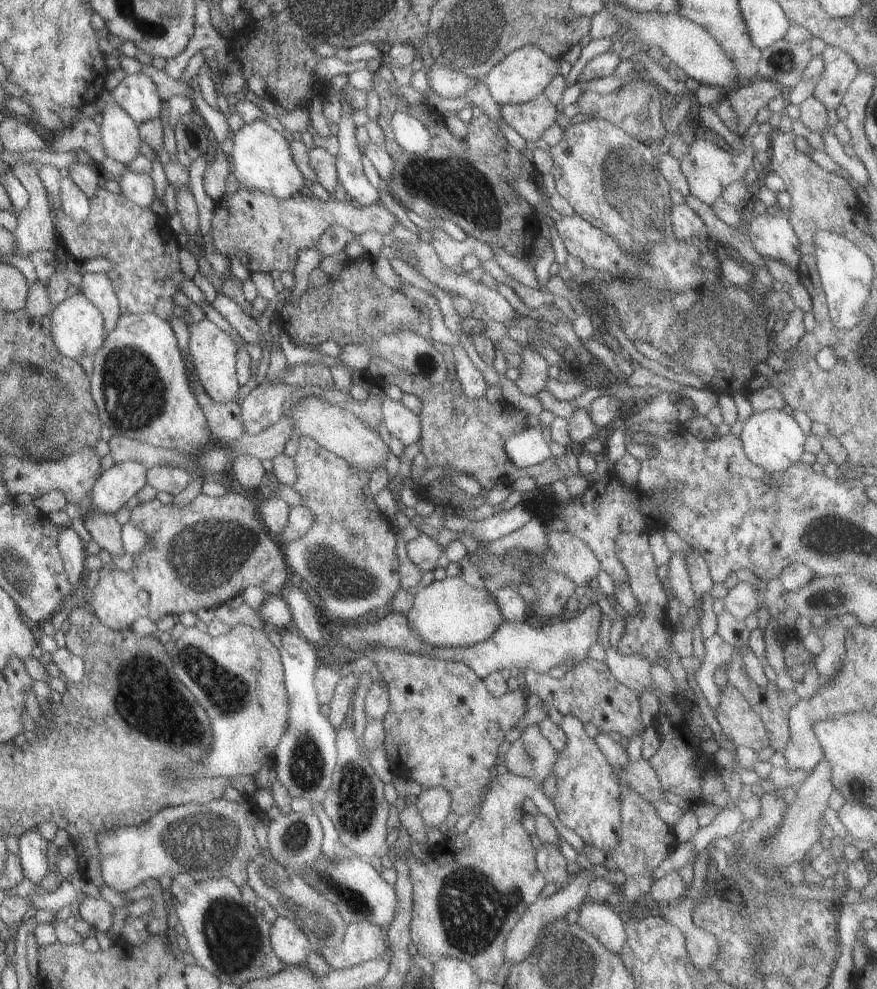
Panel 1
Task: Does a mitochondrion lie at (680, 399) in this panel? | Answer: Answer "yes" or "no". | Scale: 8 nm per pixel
no

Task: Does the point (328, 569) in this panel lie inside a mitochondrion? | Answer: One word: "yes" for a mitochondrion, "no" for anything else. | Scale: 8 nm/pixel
yes

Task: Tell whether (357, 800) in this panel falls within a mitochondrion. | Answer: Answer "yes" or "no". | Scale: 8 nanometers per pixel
yes

